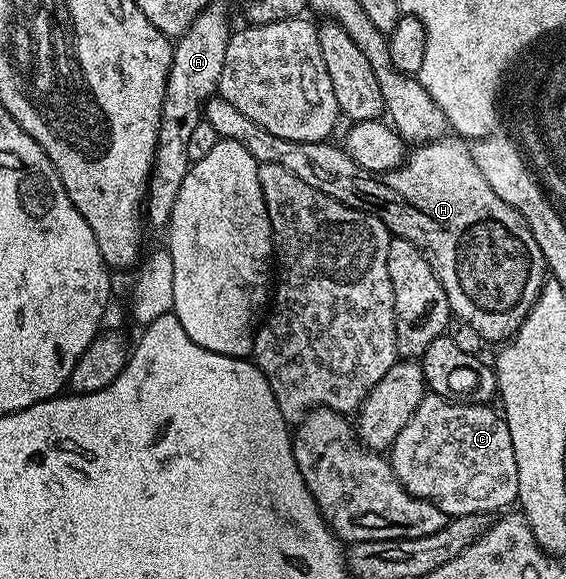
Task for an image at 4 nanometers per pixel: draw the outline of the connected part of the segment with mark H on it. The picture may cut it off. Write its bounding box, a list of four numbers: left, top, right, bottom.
[204,95,548,343]

